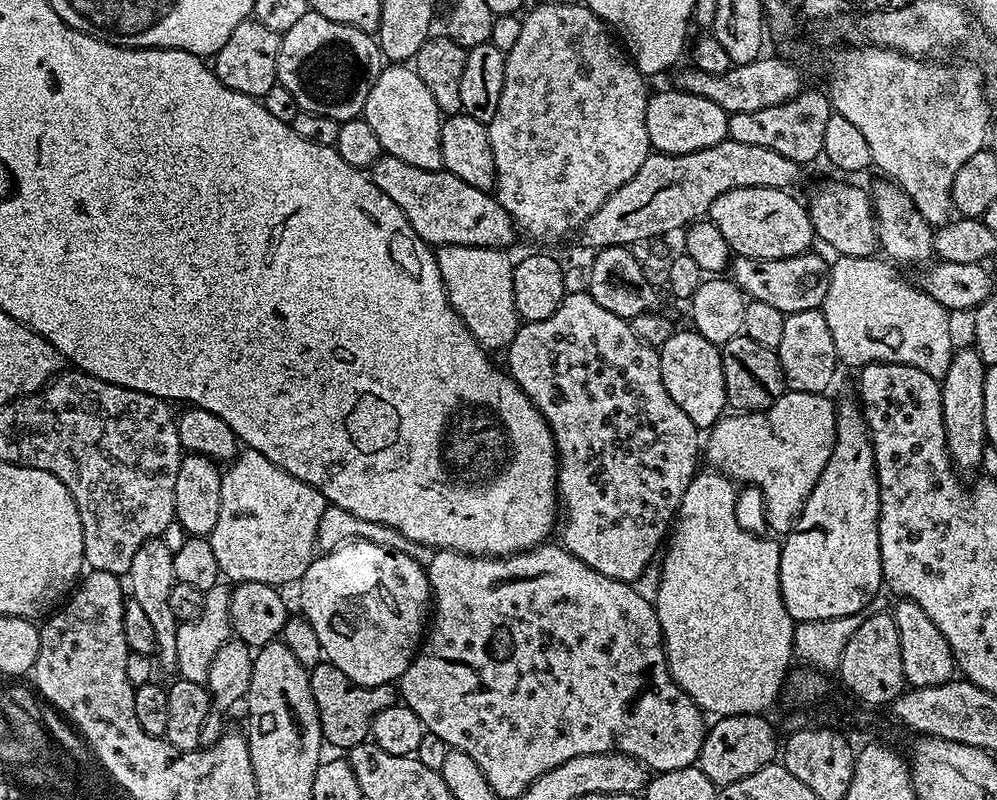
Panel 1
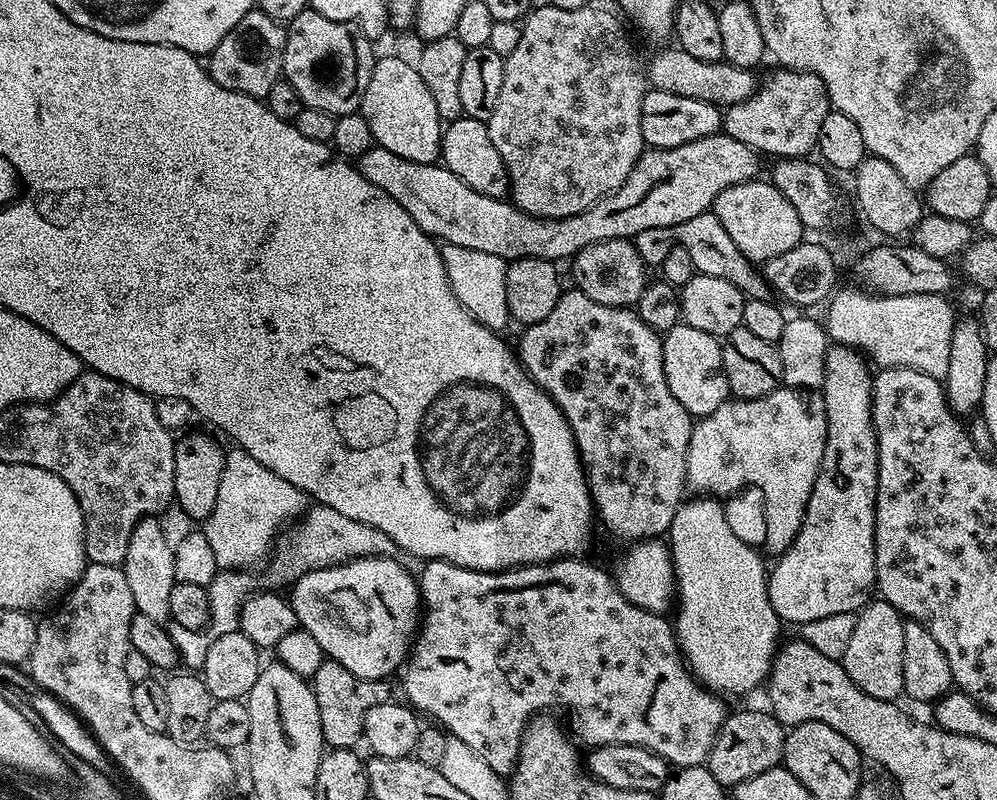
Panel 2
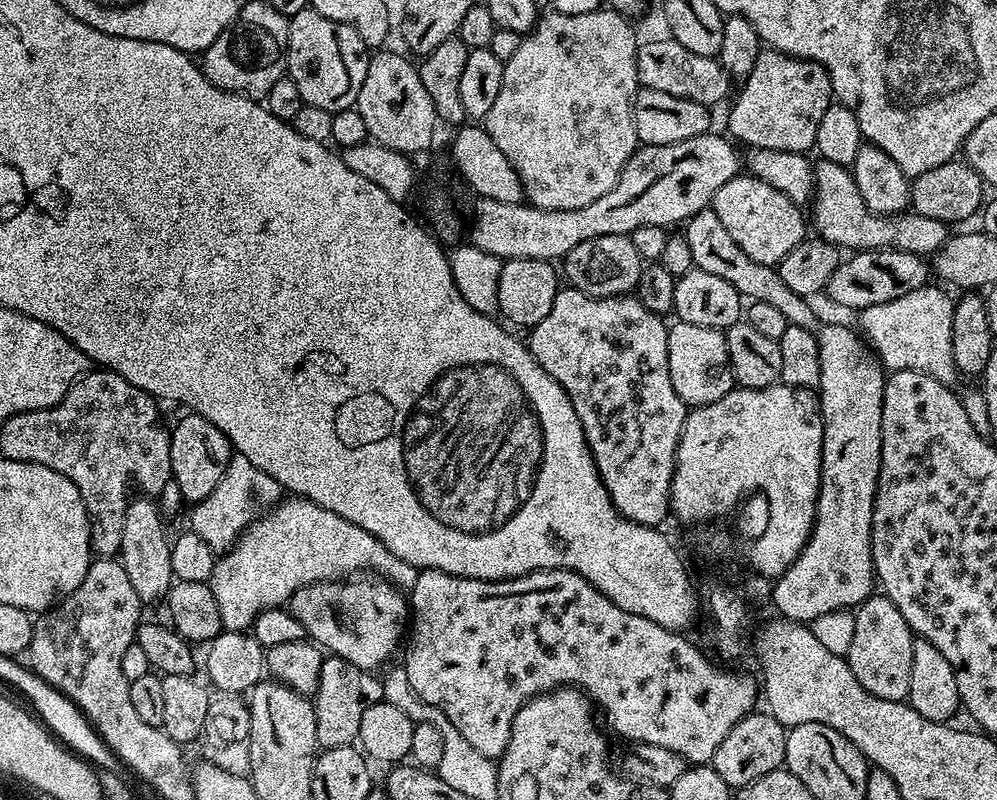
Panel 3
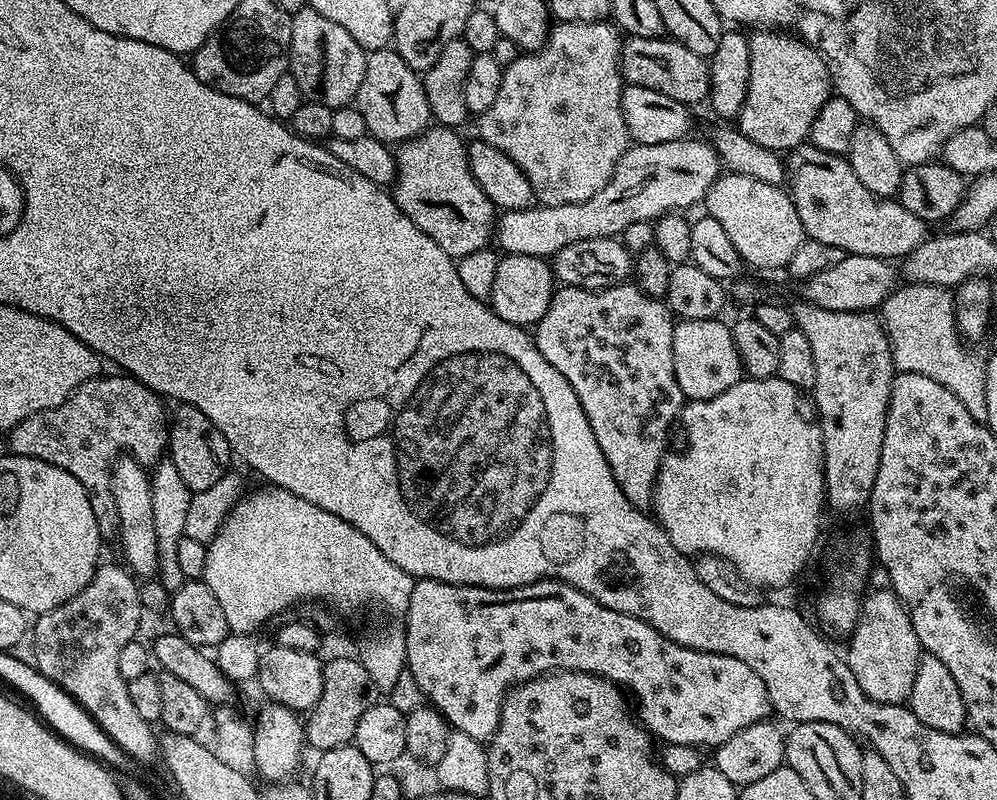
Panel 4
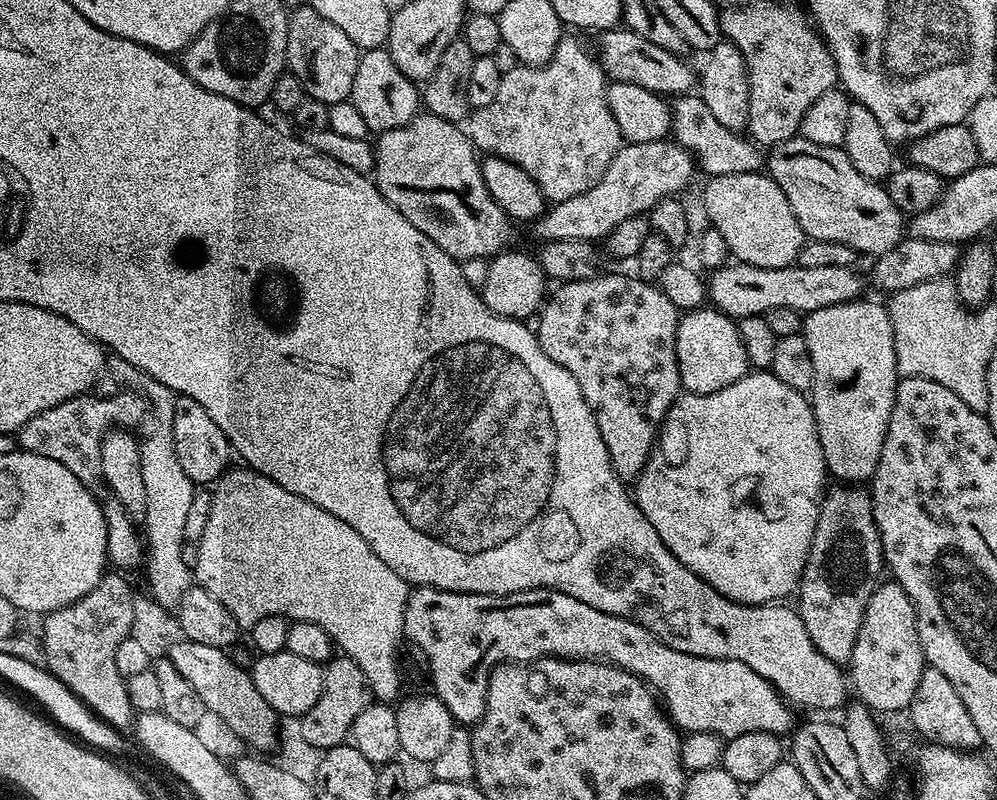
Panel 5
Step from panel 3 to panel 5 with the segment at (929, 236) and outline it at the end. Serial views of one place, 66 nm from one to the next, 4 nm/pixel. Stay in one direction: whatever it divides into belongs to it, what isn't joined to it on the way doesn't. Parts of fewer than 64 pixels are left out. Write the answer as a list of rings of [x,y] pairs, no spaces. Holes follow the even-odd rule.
[[[793,138],[771,145],[769,152],[772,153],[767,153],[766,156],[767,175],[780,187],[782,194],[786,194],[786,202],[790,202],[790,210],[794,210],[794,218],[798,218],[798,226],[802,226],[808,240],[842,242],[842,246],[850,246],[857,254],[864,255],[865,252],[869,258],[875,258],[905,239],[905,213],[894,206],[883,183],[867,180],[865,176],[858,174],[858,170],[854,170],[854,162],[850,162],[843,147],[818,146],[818,142]]]

